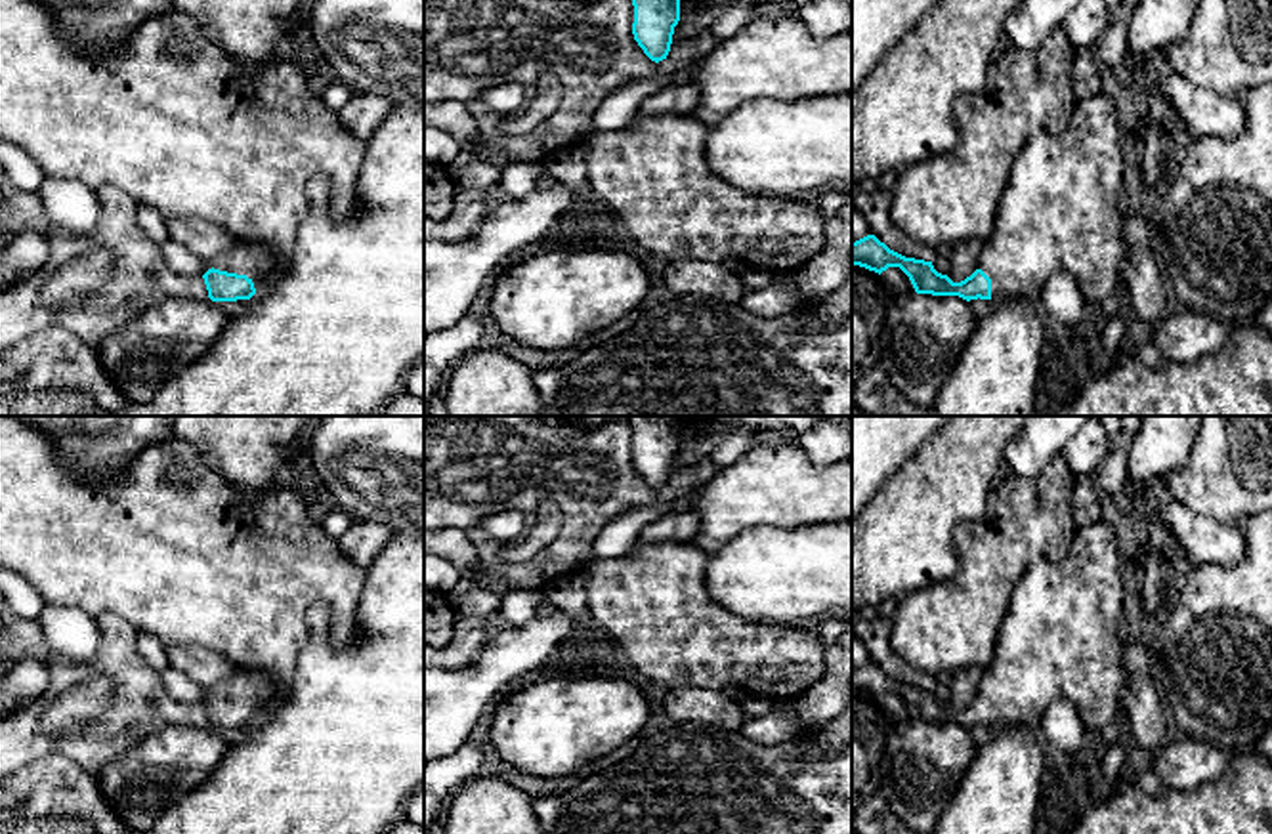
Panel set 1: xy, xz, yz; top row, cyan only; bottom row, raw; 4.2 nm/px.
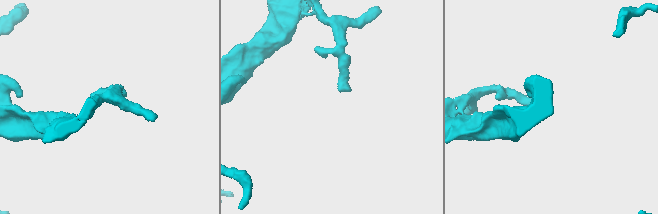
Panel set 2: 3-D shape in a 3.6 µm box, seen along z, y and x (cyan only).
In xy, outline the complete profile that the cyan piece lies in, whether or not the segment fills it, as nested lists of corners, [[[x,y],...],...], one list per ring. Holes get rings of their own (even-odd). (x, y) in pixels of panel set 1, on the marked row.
[[[237,240],[227,252],[204,261],[202,279],[212,302],[237,302],[250,300],[279,269],[262,244]]]

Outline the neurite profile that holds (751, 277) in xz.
[[[745,267],[743,271],[739,271],[739,279],[747,286],[747,290],[756,290],[772,282],[774,275],[768,271],[758,271],[754,267]]]

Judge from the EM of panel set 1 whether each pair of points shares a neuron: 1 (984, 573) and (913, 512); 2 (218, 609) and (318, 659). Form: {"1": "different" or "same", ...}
{"1": "different", "2": "different"}

